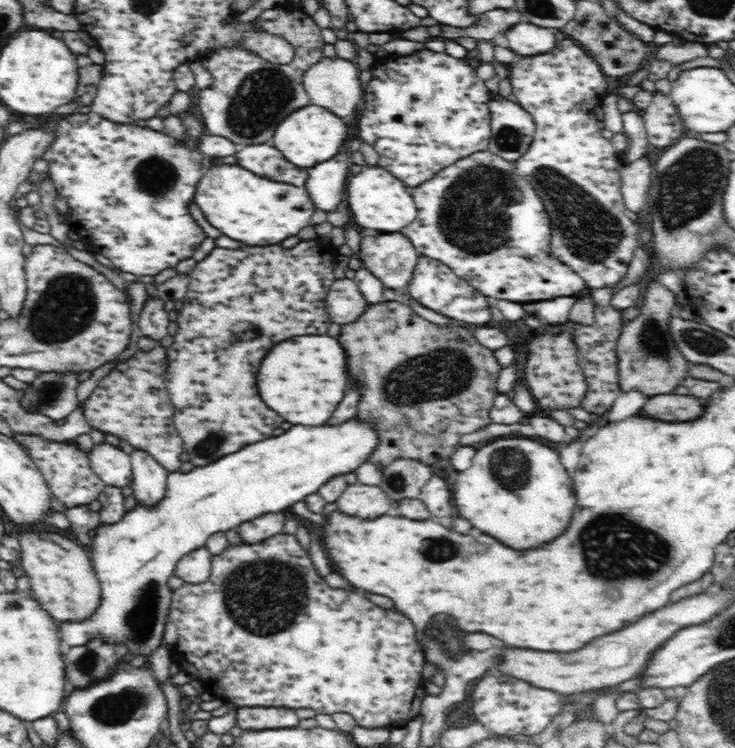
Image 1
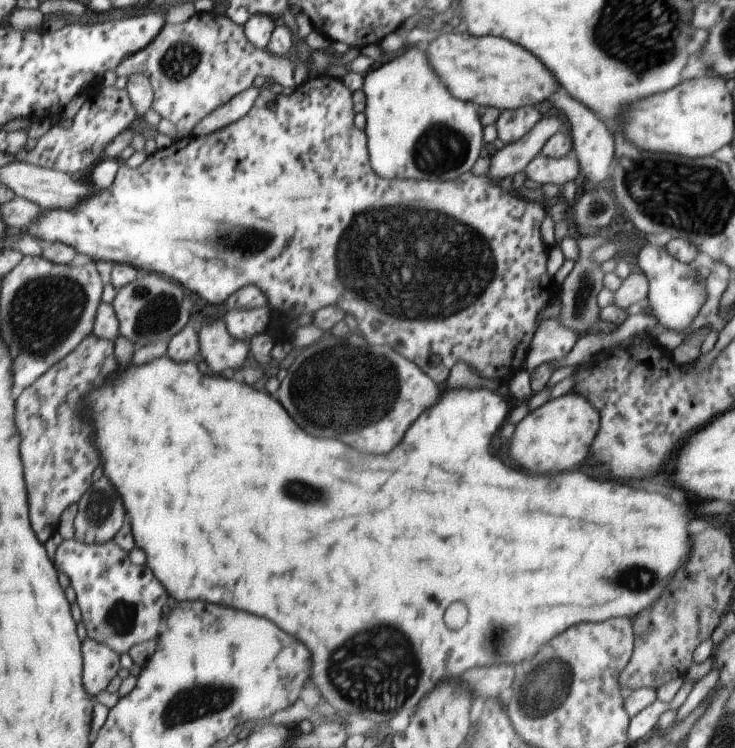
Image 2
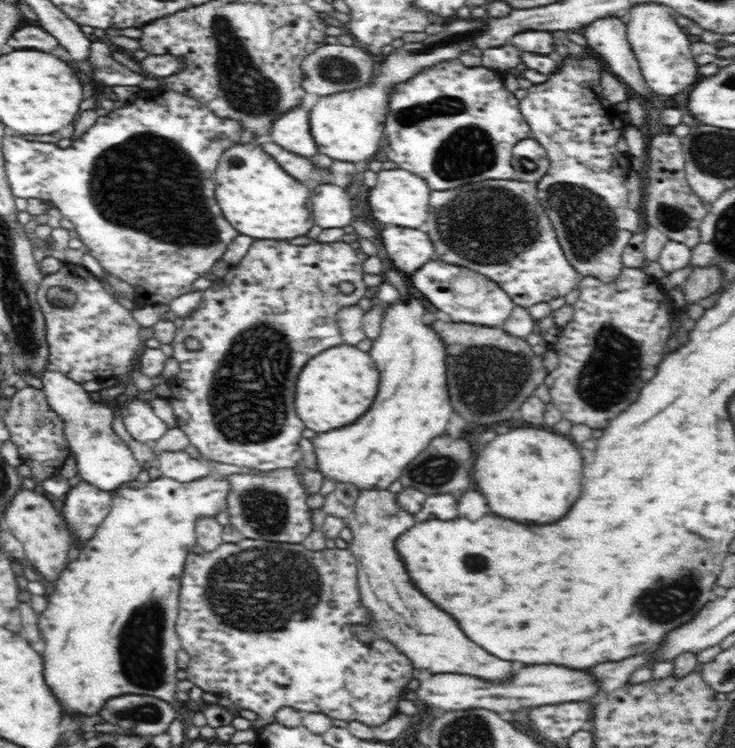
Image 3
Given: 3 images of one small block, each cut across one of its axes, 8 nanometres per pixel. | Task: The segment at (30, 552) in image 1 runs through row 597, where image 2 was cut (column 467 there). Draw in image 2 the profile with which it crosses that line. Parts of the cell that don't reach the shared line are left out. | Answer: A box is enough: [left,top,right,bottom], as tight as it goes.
[425,30,554,111]

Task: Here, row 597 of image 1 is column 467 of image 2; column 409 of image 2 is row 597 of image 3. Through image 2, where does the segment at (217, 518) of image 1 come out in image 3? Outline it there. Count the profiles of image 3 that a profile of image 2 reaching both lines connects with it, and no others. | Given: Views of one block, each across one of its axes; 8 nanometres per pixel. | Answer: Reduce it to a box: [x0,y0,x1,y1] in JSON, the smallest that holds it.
[39,472,231,716]

